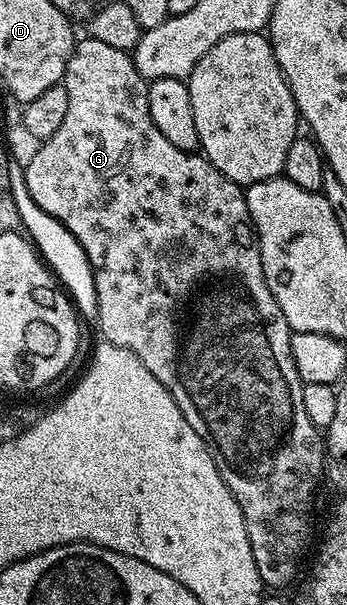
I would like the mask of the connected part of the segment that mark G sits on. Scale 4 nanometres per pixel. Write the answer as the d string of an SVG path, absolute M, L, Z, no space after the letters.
M88 36L82 38L82 42L80 39L74 45L65 65L63 84L67 88L67 116L55 131L55 136L40 143L29 162L24 163L27 192L31 192L35 204L59 220L59 224L63 224L83 248L93 270L97 297L95 326L101 329L100 337L139 356L143 368L147 368L147 372L151 372L151 376L155 376L155 380L159 380L159 384L171 392L187 424L199 432L199 436L216 455L219 476L223 476L245 517L247 540L251 540L251 556L255 556L255 568L259 568L262 583L266 587L289 586L297 578L301 557L313 534L313 497L327 470L327 447L322 431L311 424L311 416L307 416L307 408L303 408L303 383L291 356L291 331L263 276L261 250L257 246L253 222L249 218L245 190L236 182L227 180L227 176L223 176L223 172L216 170L200 153L175 148L175 144L171 144L171 140L165 139L163 132L155 128L155 120L151 120L149 111L149 82L135 68L130 51L111 48L111 44L103 44Z

